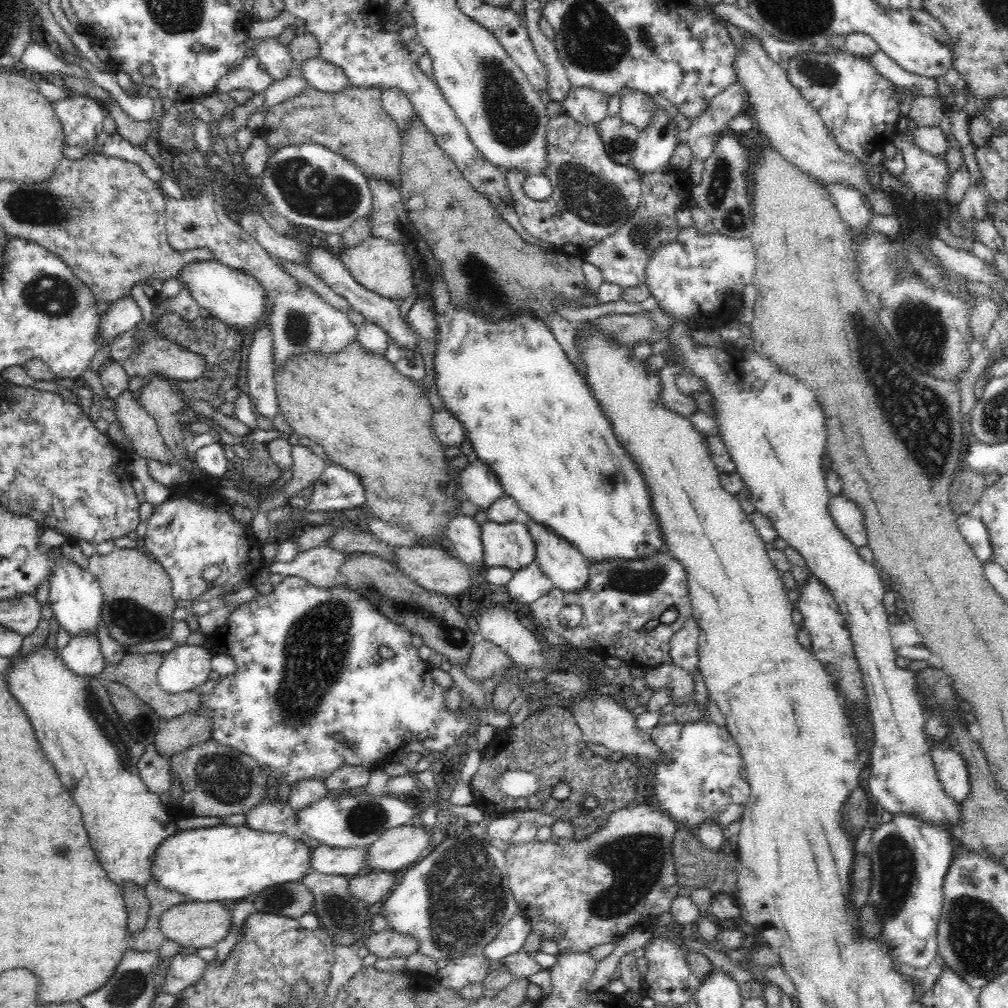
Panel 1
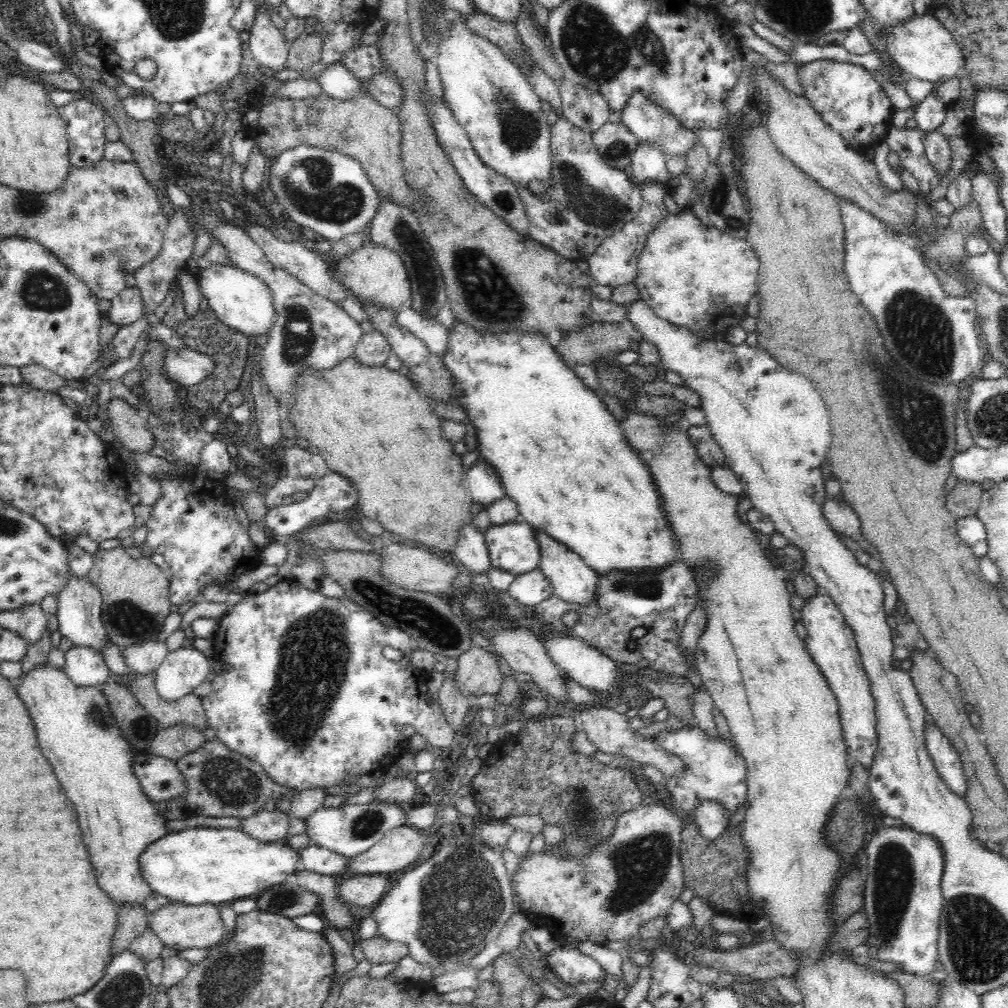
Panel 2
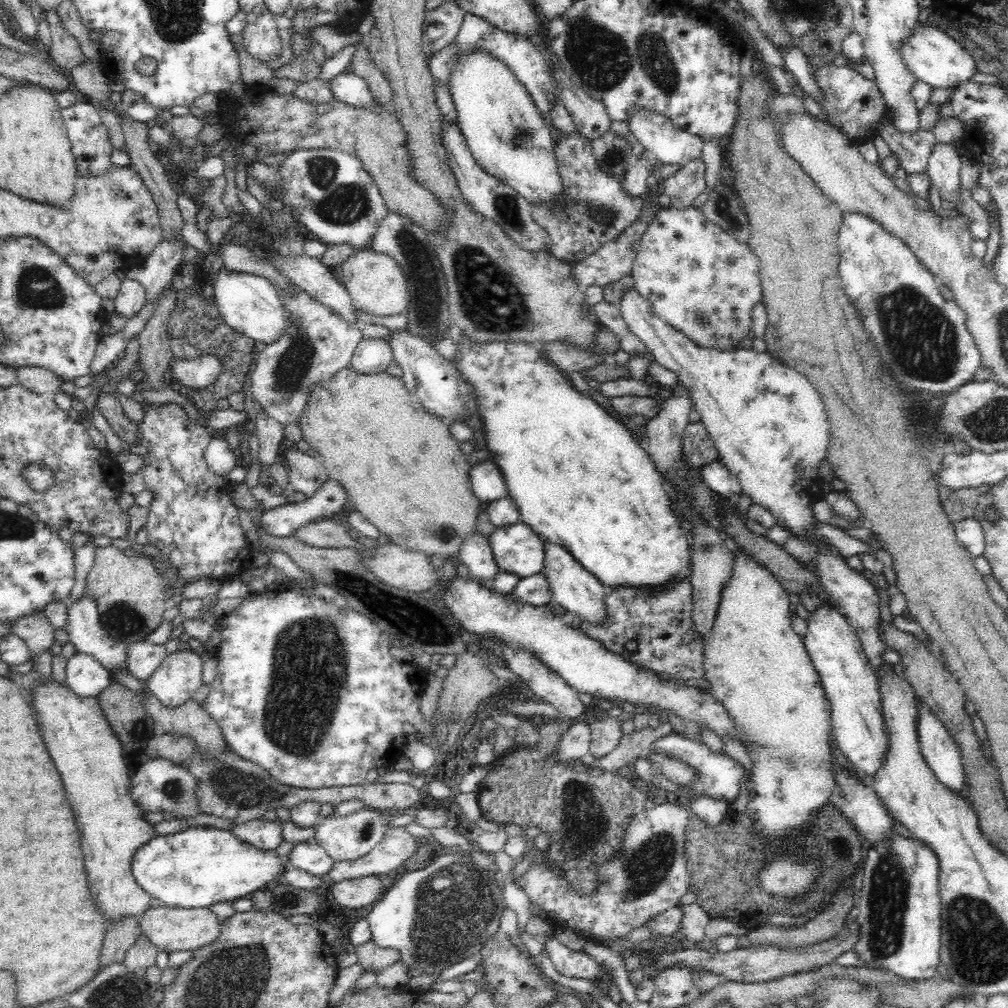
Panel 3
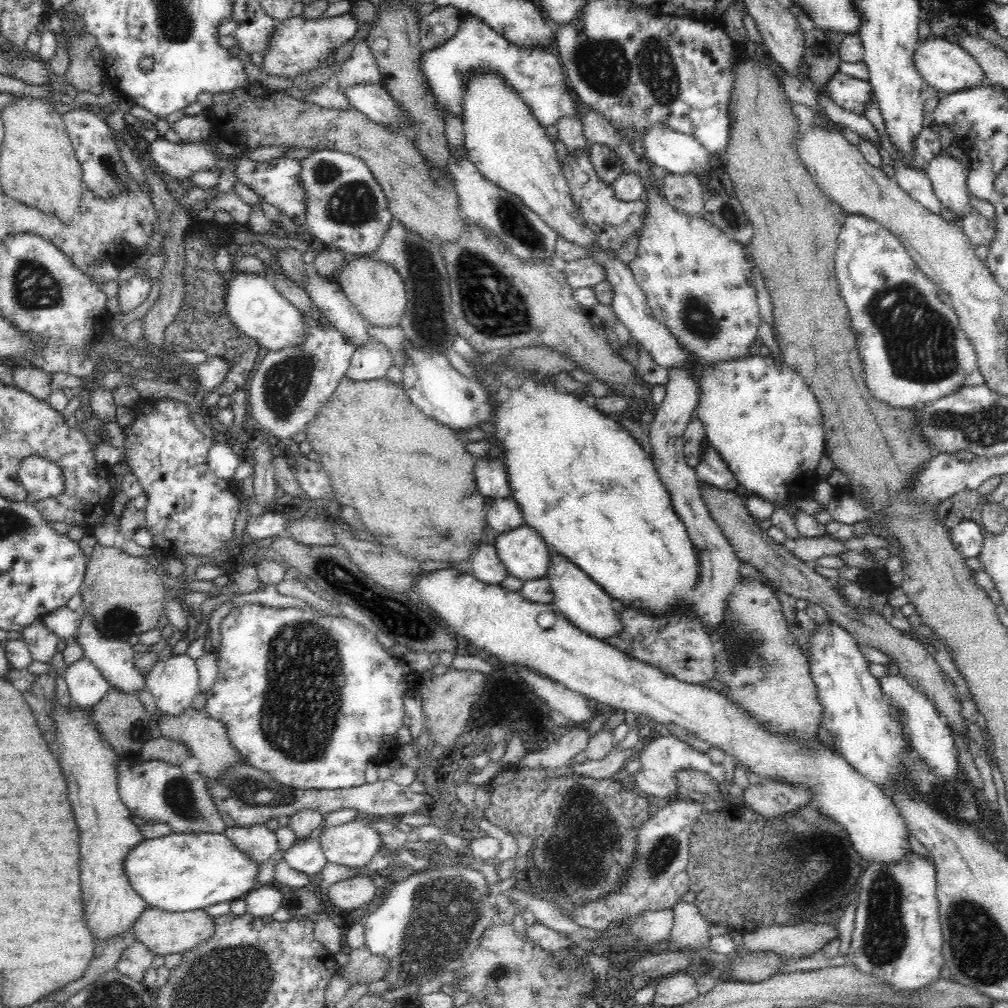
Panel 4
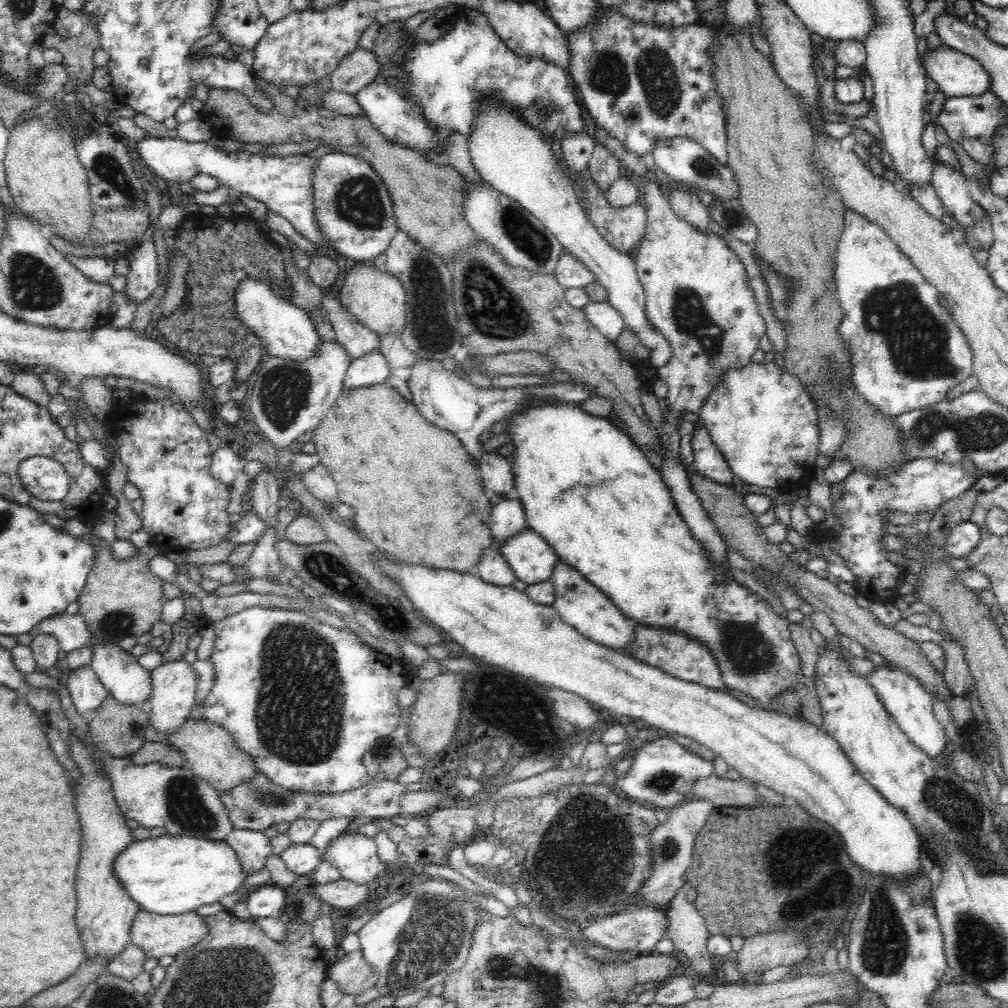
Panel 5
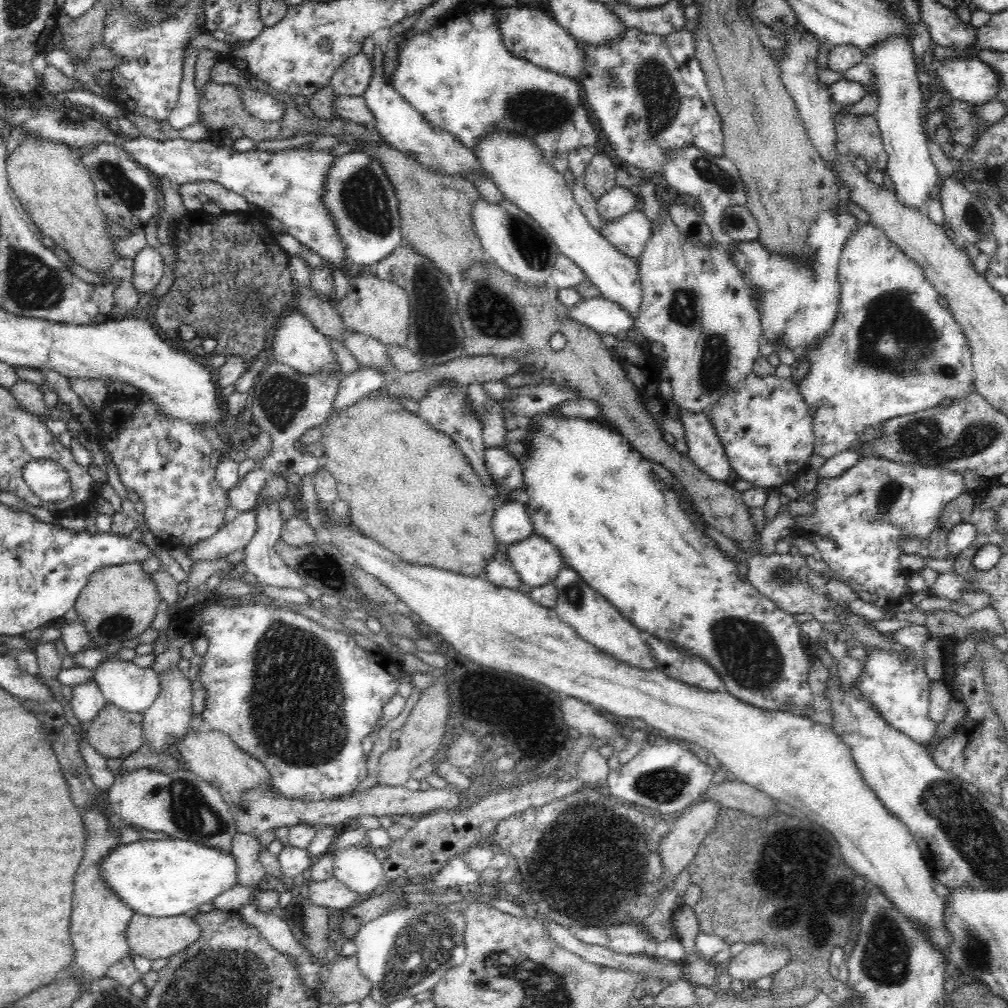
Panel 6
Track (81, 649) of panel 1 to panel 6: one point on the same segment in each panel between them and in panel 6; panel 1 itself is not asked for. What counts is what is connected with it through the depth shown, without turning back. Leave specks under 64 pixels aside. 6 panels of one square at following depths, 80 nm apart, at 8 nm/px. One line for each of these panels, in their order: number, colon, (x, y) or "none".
2: (85, 668)
3: (84, 675)
4: (86, 686)
5: (87, 693)
6: (87, 700)

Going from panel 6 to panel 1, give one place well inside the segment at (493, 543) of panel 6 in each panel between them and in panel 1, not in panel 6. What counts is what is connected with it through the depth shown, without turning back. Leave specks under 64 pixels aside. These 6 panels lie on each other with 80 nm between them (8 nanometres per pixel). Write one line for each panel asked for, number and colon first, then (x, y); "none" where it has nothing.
1: (371, 420)
2: (370, 425)
3: (401, 469)
4: (404, 473)
5: (404, 476)

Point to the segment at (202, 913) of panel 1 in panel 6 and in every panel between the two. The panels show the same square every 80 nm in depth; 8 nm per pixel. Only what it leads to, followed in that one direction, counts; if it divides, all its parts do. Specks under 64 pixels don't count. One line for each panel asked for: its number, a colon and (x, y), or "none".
2: (177, 926)
3: (170, 929)
4: (161, 932)
5: (155, 935)
6: (151, 937)

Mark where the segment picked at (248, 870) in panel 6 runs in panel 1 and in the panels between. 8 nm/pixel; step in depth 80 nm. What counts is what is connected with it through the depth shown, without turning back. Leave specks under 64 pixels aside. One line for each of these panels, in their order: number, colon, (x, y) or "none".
1: (267, 817)
2: (267, 827)
3: (264, 835)
4: (259, 843)
5: (251, 847)

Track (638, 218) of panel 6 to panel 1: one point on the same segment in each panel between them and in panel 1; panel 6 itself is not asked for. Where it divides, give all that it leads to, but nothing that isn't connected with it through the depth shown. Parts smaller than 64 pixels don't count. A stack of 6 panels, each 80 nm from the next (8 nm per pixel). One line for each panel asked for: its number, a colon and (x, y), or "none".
1: (592, 197)
2: (589, 202)
3: (595, 212)
4: (614, 221)
5: (624, 229)

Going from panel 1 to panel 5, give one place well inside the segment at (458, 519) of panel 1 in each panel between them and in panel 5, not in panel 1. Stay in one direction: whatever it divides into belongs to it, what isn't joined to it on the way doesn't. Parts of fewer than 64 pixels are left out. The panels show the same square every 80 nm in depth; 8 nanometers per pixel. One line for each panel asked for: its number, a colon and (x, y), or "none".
2: (471, 549)
3: (476, 552)
4: (488, 568)
5: (493, 569)

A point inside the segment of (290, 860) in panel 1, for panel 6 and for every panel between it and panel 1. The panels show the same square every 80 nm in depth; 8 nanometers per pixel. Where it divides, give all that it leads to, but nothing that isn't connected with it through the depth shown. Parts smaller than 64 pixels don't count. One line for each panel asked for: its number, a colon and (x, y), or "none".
2: (202, 865)
3: (194, 868)
4: (180, 872)
5: (165, 875)
6: (166, 877)

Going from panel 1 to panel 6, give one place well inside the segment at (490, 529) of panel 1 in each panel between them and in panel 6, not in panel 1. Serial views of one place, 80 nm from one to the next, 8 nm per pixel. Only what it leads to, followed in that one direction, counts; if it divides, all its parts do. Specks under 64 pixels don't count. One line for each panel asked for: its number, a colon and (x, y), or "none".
2: (513, 547)
3: (518, 550)
4: (526, 556)
5: (532, 559)
6: (537, 561)

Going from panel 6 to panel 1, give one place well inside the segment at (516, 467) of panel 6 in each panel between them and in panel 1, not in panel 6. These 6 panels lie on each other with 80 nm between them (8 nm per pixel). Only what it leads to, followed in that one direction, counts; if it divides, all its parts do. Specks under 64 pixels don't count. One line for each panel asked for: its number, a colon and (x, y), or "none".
1: (478, 482)
2: (484, 485)
3: (487, 482)
4: (491, 477)
5: (497, 474)

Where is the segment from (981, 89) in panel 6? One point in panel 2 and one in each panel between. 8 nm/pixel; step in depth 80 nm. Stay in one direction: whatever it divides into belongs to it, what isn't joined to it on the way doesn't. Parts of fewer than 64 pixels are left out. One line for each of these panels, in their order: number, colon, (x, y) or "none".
2: (923, 48)
3: (932, 56)
4: (948, 67)
5: (958, 75)

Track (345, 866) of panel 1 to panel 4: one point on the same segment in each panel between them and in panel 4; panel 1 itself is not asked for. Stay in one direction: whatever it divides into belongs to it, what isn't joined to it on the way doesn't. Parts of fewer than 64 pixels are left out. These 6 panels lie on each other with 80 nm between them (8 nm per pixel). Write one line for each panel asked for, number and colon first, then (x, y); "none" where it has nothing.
2: (314, 858)
3: (308, 855)
4: (305, 856)

